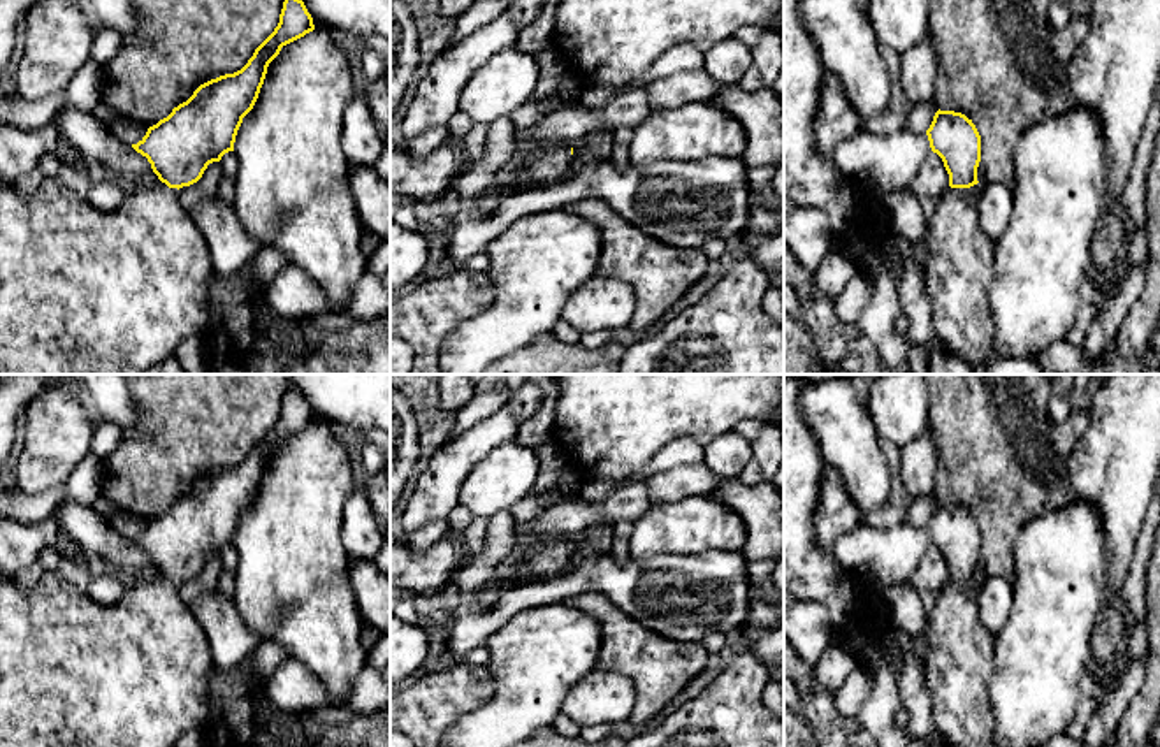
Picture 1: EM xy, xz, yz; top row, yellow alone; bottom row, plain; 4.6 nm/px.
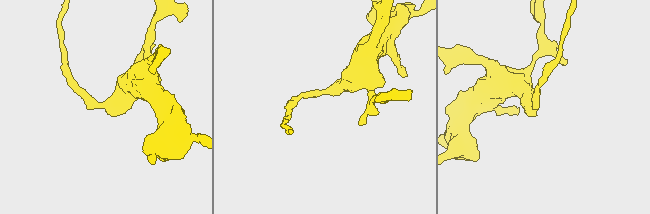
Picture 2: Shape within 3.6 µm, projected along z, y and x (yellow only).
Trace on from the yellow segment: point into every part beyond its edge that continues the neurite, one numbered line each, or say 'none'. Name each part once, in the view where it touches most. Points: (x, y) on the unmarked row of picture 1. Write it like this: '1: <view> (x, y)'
1: yz (960, 651)

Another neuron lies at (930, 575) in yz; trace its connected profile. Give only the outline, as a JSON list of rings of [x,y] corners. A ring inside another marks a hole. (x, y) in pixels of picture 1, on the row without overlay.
[[[930,547],[919,559],[910,577],[910,585],[917,592],[939,592],[949,584],[949,568],[942,552],[937,547]]]

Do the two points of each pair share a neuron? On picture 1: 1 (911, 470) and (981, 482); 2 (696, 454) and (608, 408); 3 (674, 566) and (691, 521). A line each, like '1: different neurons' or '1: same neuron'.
1: different neurons
2: different neurons
3: different neurons

